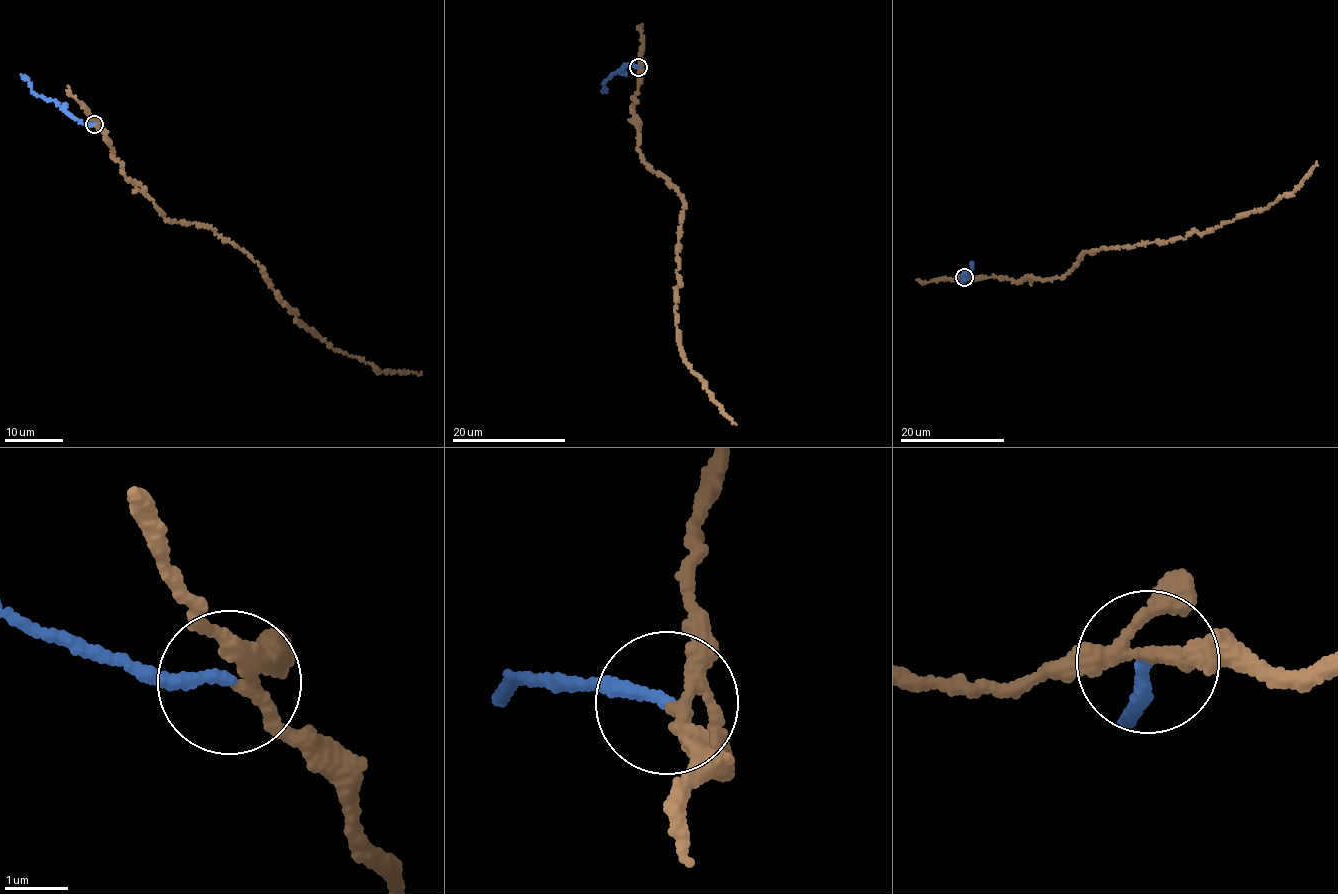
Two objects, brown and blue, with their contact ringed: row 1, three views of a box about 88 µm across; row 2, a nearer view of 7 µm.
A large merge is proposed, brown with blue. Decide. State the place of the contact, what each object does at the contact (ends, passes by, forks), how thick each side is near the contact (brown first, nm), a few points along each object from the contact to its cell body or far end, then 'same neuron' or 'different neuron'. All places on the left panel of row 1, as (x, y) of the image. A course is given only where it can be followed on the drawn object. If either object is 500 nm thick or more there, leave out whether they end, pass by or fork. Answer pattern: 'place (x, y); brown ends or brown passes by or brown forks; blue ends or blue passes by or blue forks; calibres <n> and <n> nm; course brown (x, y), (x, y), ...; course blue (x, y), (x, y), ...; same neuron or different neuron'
place (94, 124); brown forks; blue ends; calibres 160 and 180 nm; course brown (94, 124), (124, 174), (165, 219), (208, 226), (241, 250), (300, 325), (379, 373), (420, 374); course blue (94, 124), (86, 124), (52, 100), (47, 101), (32, 91), (28, 80), (20, 74); same neuron

